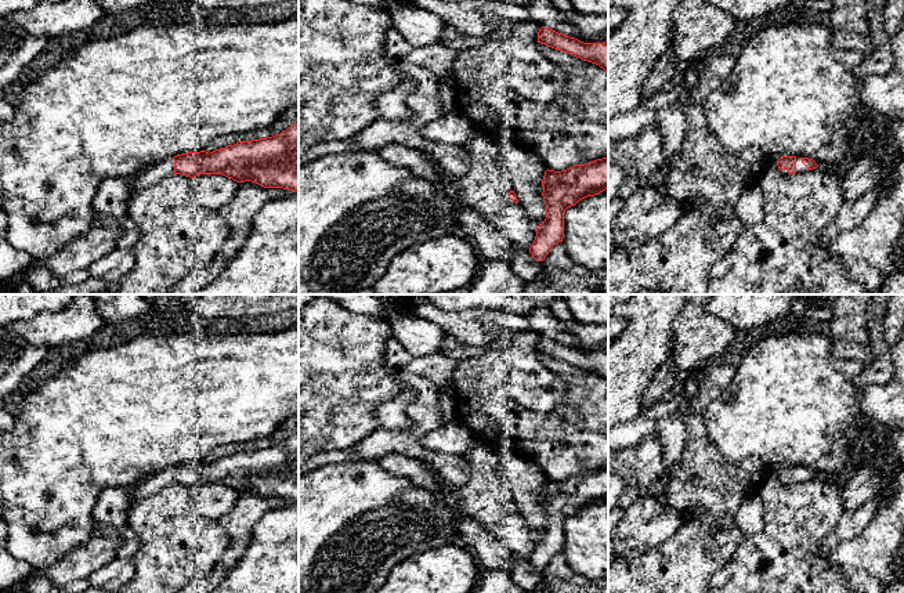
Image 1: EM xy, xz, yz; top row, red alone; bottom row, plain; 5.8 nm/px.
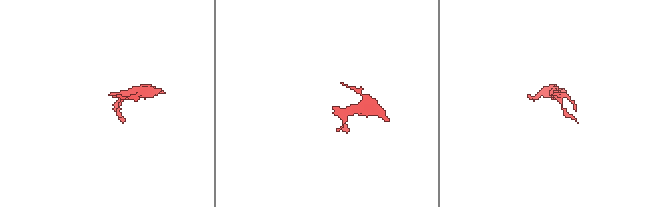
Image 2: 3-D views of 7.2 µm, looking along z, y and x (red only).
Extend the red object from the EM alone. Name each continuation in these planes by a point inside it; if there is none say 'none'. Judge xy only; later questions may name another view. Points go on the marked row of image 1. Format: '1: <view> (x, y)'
1: xy (155, 173)

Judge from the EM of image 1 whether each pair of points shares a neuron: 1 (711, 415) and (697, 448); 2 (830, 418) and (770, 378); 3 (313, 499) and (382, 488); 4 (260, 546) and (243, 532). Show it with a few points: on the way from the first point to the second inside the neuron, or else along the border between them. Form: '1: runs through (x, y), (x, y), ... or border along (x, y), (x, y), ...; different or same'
1: border along (711, 398), (702, 411), (702, 425), (723, 458); different
2: runs through (814, 412), (802, 409), (785, 393); same
3: runs through (329, 499), (365, 499); same
4: border along (270, 510), (253, 525), (252, 538), (246, 549); different

